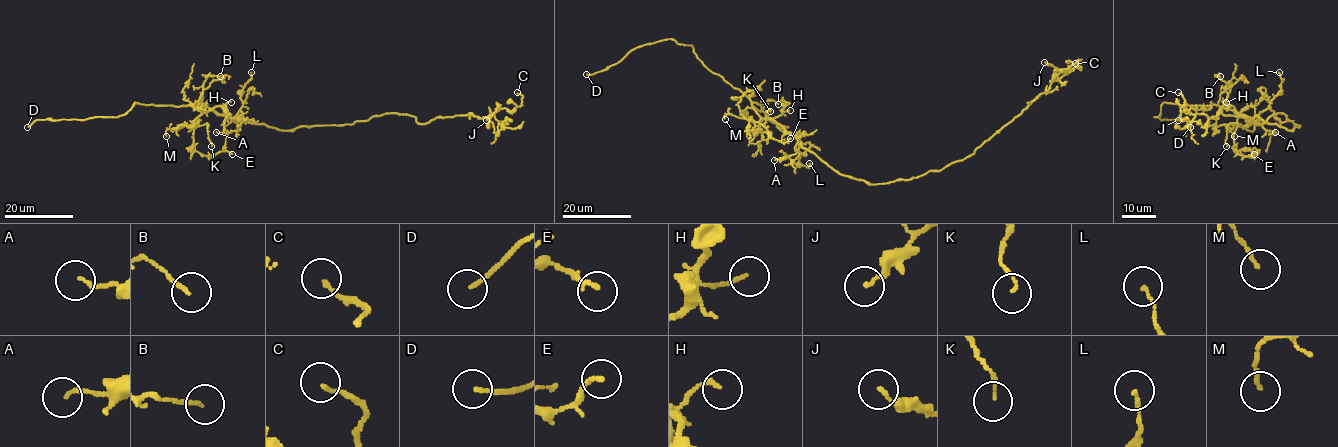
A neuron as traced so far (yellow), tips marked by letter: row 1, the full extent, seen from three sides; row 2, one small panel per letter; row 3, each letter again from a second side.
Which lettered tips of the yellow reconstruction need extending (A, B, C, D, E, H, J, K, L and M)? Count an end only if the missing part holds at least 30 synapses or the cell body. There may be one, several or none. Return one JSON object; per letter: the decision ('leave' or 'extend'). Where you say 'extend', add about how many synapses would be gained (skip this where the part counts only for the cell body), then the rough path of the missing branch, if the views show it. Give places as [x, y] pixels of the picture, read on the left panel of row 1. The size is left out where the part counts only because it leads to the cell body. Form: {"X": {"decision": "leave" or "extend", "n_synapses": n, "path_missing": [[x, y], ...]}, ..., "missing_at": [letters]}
{"A": {"decision": "leave"}, "B": {"decision": "leave"}, "C": {"decision": "leave"}, "D": {"decision": "extend", "path_missing": [[27, 127], [7, 127], [8, 129]]}, "E": {"decision": "leave"}, "H": {"decision": "leave"}, "J": {"decision": "leave"}, "K": {"decision": "leave"}, "L": {"decision": "leave"}, "M": {"decision": "leave"}, "missing_at": ["D"]}

